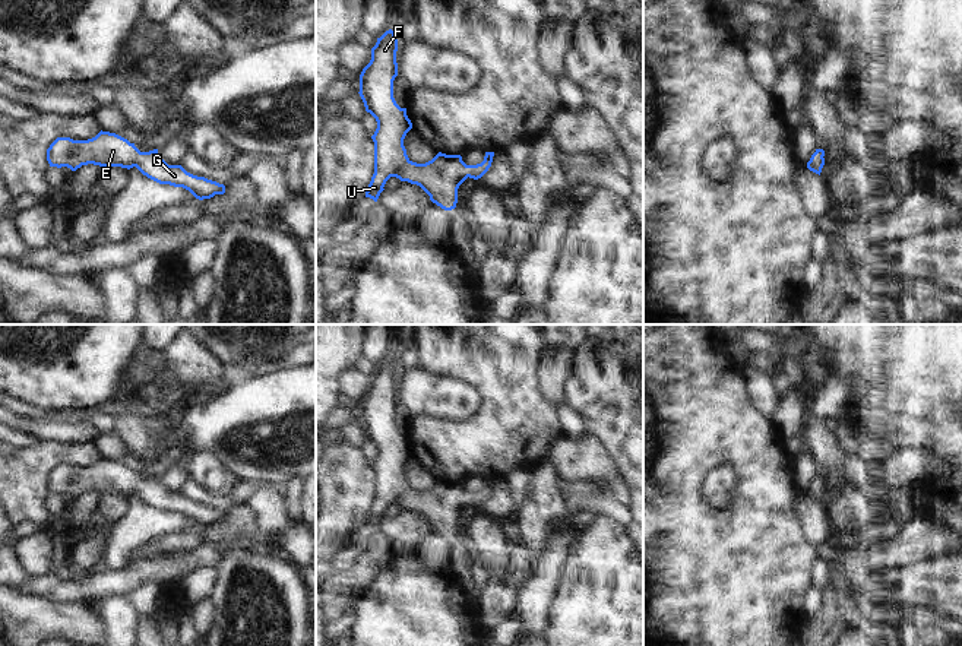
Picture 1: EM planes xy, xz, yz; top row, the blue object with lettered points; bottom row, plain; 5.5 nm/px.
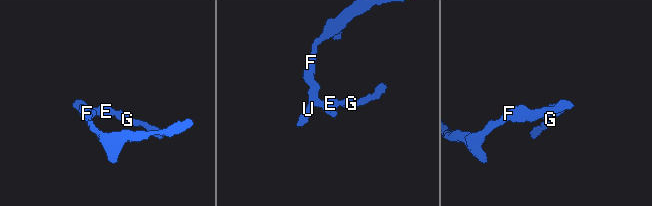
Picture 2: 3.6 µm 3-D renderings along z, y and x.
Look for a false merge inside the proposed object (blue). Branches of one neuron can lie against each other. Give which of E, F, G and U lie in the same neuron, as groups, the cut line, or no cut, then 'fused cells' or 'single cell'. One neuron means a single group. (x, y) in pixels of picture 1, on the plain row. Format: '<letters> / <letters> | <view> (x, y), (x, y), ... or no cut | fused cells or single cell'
E F G U | no cut | single cell

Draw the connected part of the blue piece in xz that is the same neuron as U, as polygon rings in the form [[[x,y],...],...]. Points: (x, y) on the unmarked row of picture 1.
[[[392,357],[377,365],[371,376],[371,387],[360,402],[360,424],[366,438],[376,449],[377,456],[371,463],[374,469],[374,501],[366,525],[377,529],[390,504],[420,513],[433,531],[444,538],[452,538],[458,531],[458,516],[469,504],[481,506],[491,494],[494,479],[485,479],[484,488],[466,493],[461,482],[439,479],[425,491],[412,490],[404,474],[412,450],[406,436],[401,436],[393,425],[393,408],[398,403],[396,390],[398,367]]]

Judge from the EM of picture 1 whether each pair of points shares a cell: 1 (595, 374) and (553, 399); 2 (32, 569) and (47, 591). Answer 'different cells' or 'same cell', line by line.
1: different cells
2: different cells

